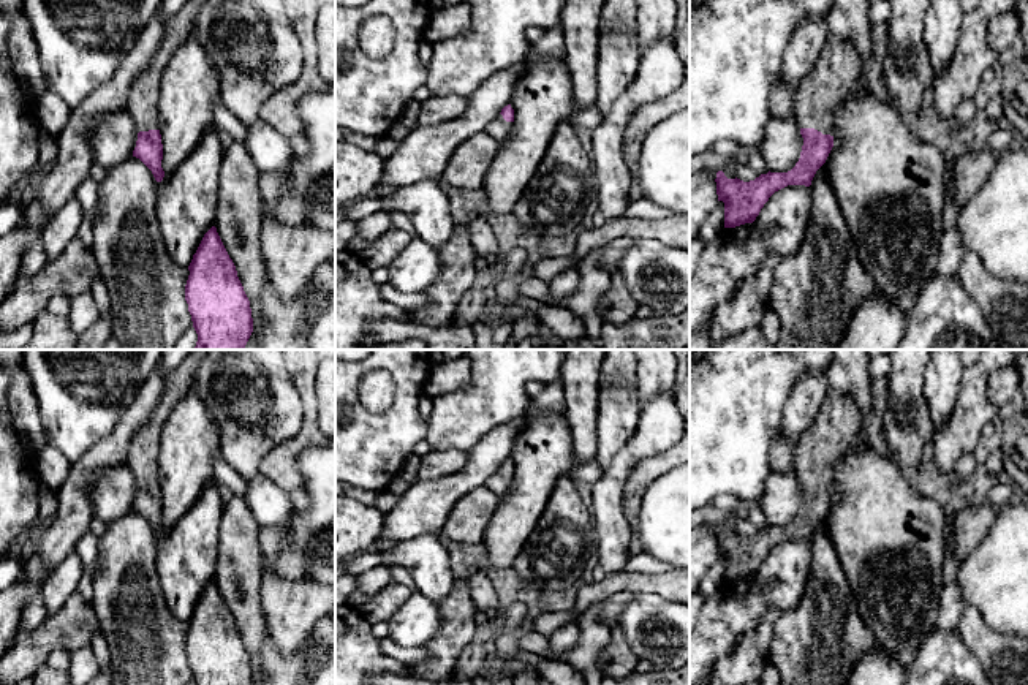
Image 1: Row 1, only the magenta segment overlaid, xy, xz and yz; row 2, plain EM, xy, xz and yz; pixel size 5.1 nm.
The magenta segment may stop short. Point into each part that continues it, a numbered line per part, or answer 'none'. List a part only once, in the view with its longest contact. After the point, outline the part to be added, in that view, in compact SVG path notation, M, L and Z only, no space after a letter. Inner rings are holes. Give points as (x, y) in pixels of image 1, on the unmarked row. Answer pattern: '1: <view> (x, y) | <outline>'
1: yz (839, 420) | M829 388L813 424L803 432L796 452L800 483L833 490L832 470L862 424L854 397Z

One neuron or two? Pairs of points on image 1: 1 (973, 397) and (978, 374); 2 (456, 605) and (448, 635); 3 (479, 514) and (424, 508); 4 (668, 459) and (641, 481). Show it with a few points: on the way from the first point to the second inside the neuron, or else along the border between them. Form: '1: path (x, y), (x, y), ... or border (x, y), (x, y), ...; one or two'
1: path (973, 391), (975, 380); one
2: path (456, 613), (456, 627); one
3: border (479, 484), (459, 499), (440, 530); two
4: path (661, 462), (647, 475); one

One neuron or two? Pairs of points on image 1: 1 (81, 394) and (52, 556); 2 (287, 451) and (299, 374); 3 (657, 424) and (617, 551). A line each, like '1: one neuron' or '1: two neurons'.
1: two neurons
2: one neuron
3: one neuron

